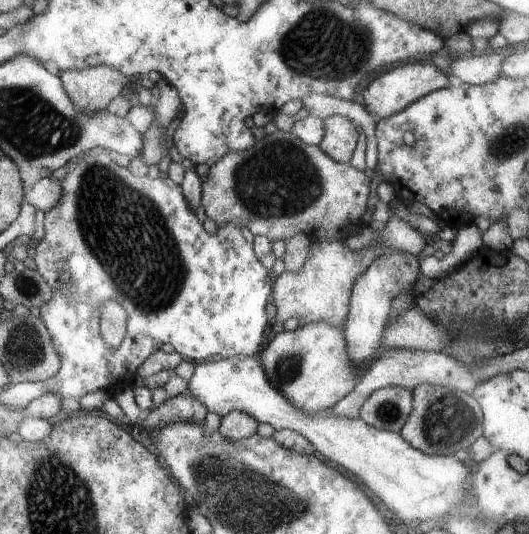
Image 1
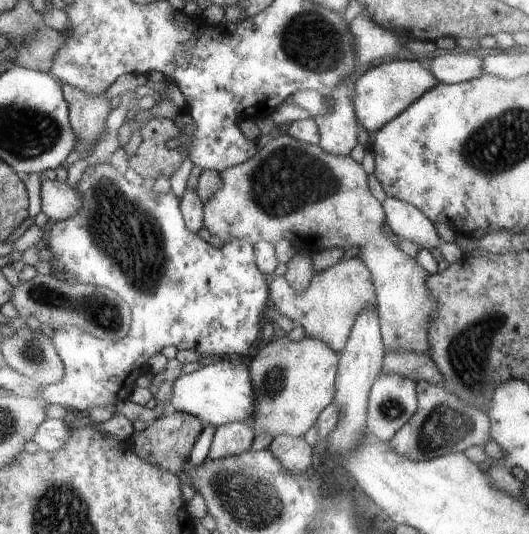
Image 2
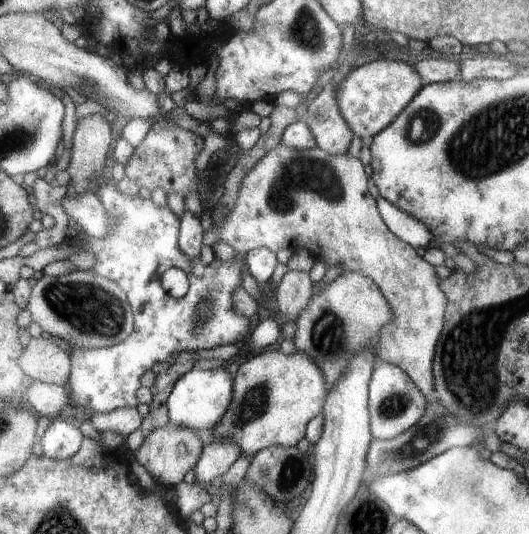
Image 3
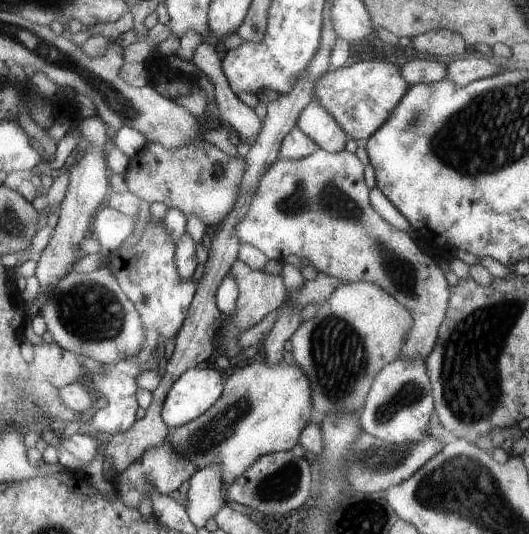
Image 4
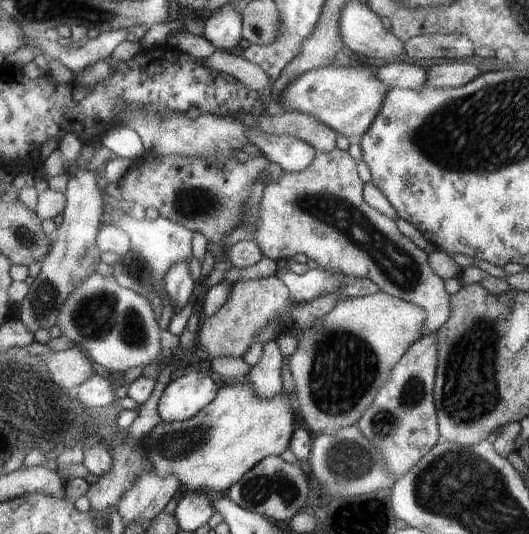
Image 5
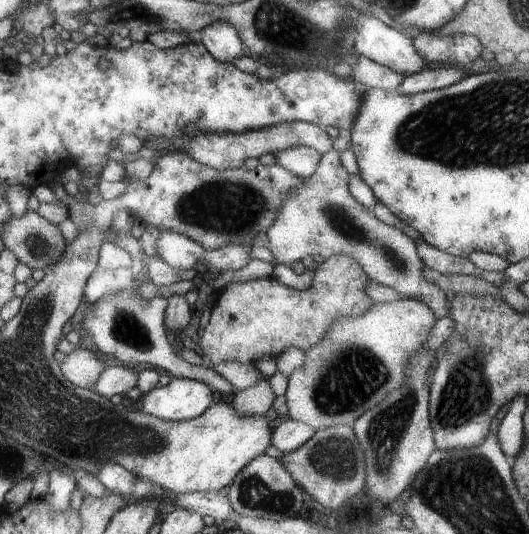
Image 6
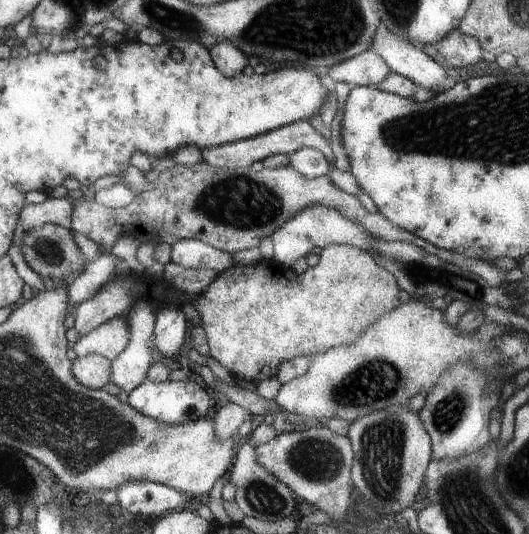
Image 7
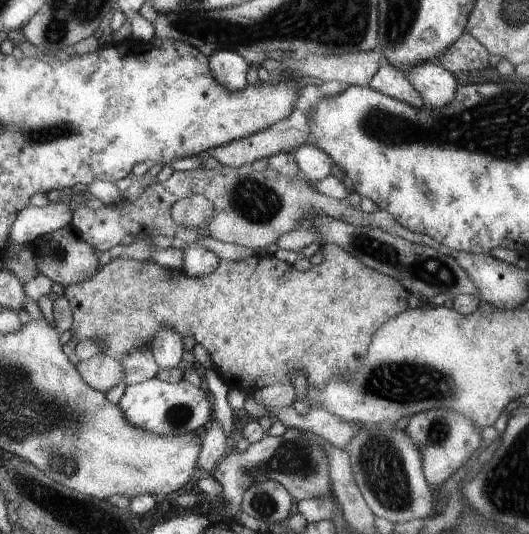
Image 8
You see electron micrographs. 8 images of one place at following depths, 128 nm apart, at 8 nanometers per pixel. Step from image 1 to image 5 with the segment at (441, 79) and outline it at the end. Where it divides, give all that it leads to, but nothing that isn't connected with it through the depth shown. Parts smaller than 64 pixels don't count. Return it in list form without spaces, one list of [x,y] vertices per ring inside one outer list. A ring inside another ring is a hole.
[[[352,62],[348,67],[331,64],[303,72],[297,80],[283,88],[279,96],[279,106],[282,111],[314,116],[315,120],[334,128],[341,136],[349,140],[359,140],[374,122],[388,90],[387,85],[378,79],[375,70],[376,67],[372,65],[357,66]]]

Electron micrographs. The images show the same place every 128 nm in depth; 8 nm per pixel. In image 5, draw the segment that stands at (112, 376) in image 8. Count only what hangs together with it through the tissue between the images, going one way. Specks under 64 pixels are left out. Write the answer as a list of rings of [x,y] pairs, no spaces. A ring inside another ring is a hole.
[[[80,347],[43,353],[42,356],[53,374],[53,380],[68,391],[87,382],[95,374],[91,366],[93,361]]]

